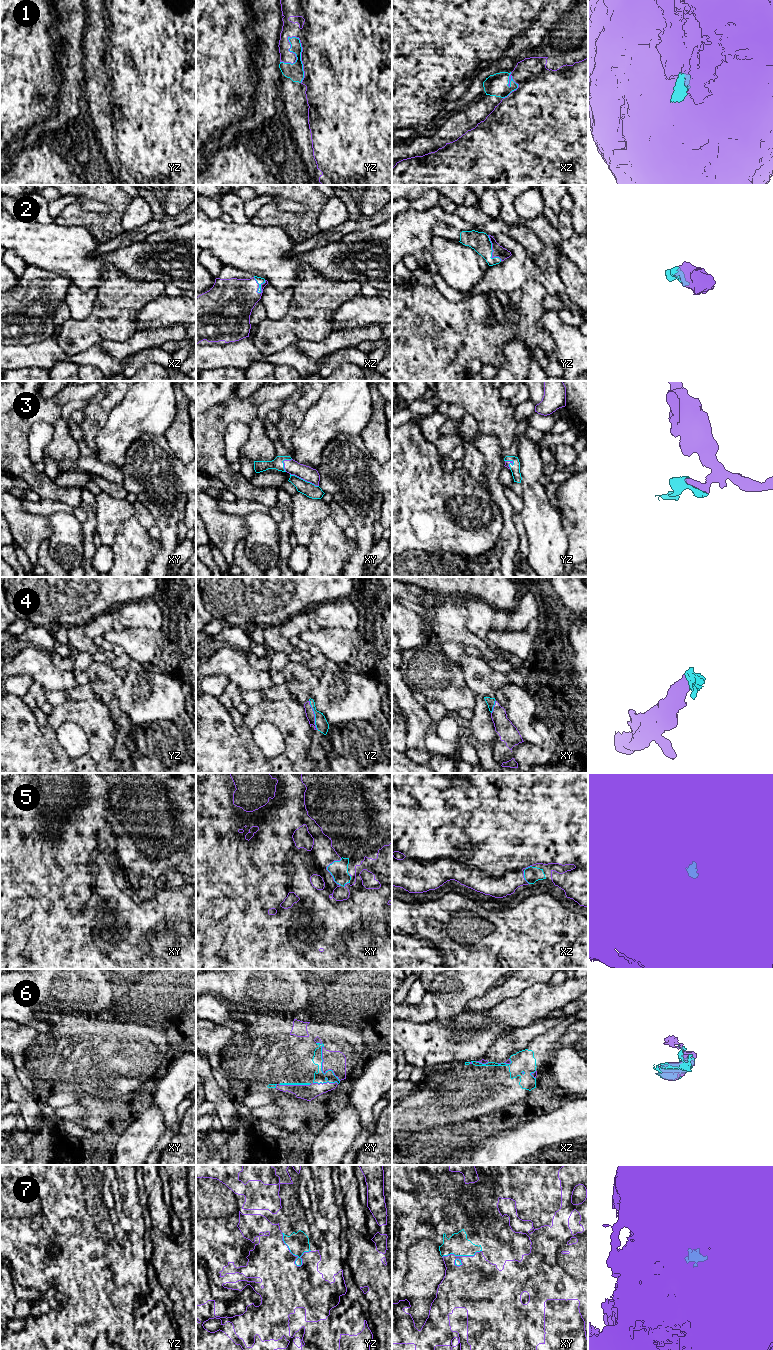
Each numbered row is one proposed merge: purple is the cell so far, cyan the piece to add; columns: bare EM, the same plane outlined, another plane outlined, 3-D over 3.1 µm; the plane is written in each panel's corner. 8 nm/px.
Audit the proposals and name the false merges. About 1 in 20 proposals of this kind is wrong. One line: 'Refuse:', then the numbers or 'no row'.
Refuse: no row

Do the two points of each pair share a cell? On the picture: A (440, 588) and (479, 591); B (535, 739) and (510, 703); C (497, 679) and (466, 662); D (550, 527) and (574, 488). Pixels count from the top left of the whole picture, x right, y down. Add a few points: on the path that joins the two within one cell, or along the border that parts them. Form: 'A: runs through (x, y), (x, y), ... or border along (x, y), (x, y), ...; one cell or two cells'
A: runs through (450, 588), (469, 588); one cell
B: runs through (526, 730), (523, 717), (519, 712); one cell
C: runs through (489, 679), (484, 679), (474, 669); one cell
D: border along (556, 508), (566, 535); two cells

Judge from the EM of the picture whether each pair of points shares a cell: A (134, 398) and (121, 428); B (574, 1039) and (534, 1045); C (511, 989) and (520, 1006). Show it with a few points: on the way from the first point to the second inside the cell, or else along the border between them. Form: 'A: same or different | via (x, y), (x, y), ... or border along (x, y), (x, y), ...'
A: same | via (134, 405), (134, 415), (128, 421)
B: different | border along (571, 1024), (555, 1043), (554, 1049)
C: different | border along (534, 983), (516, 996), (508, 997), (494, 1007)

